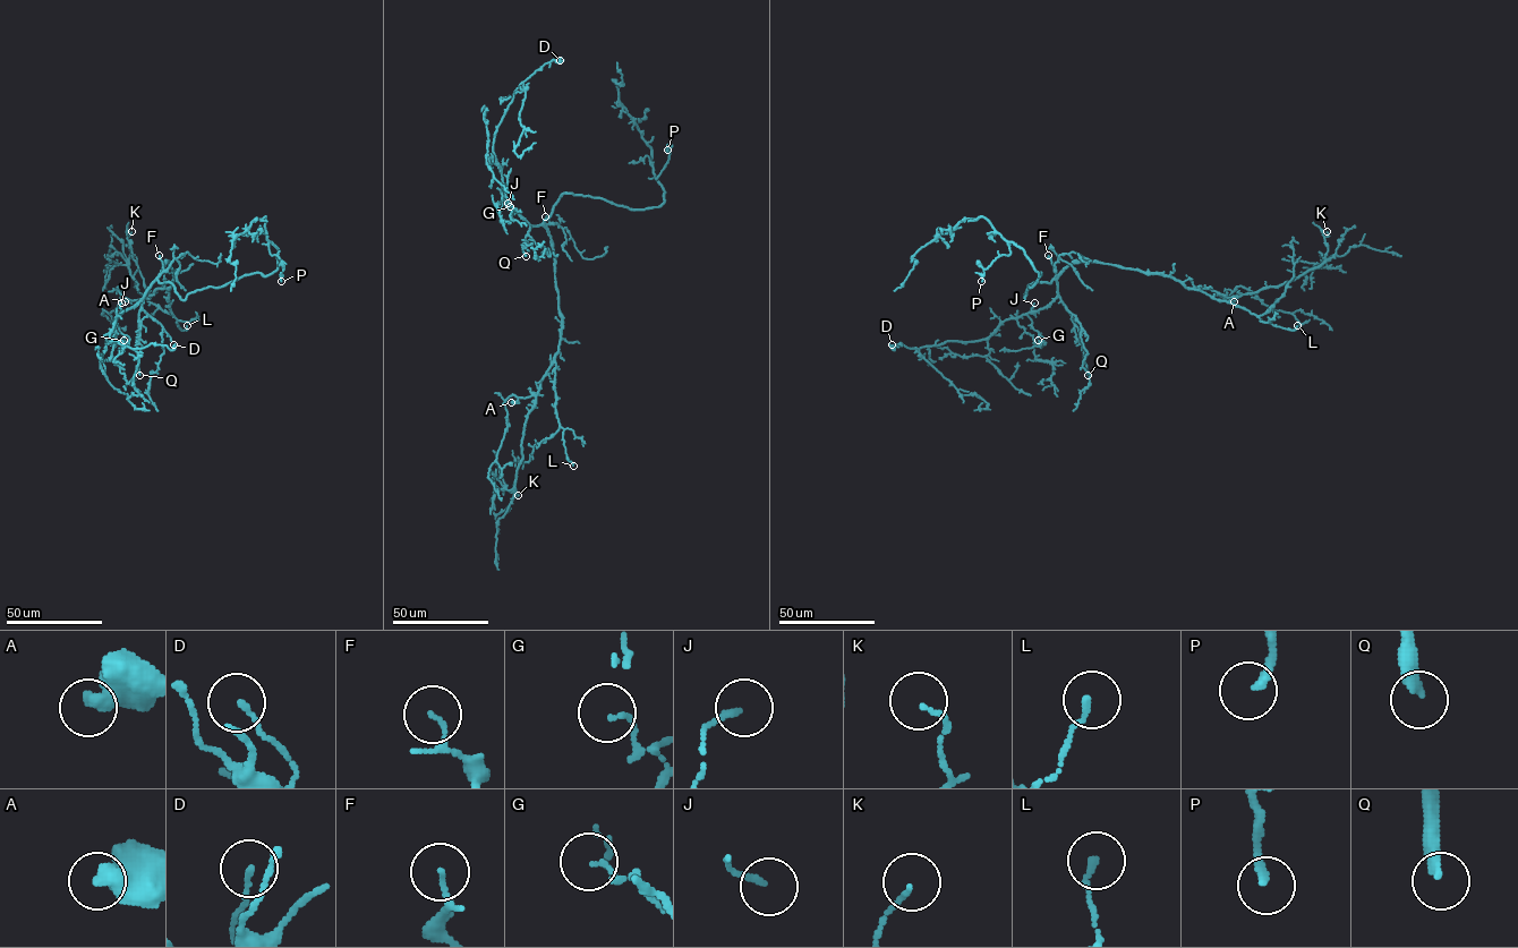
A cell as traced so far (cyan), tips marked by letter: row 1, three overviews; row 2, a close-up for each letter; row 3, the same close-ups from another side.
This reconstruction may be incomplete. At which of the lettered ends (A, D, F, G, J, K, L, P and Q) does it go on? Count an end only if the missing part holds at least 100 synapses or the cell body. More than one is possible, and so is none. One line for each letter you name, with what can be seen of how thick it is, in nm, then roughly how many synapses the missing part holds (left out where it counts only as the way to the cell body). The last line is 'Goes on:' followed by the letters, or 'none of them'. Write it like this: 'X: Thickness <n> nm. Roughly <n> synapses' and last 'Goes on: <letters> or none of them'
Q: Thickness 280 nm
Goes on: Q

